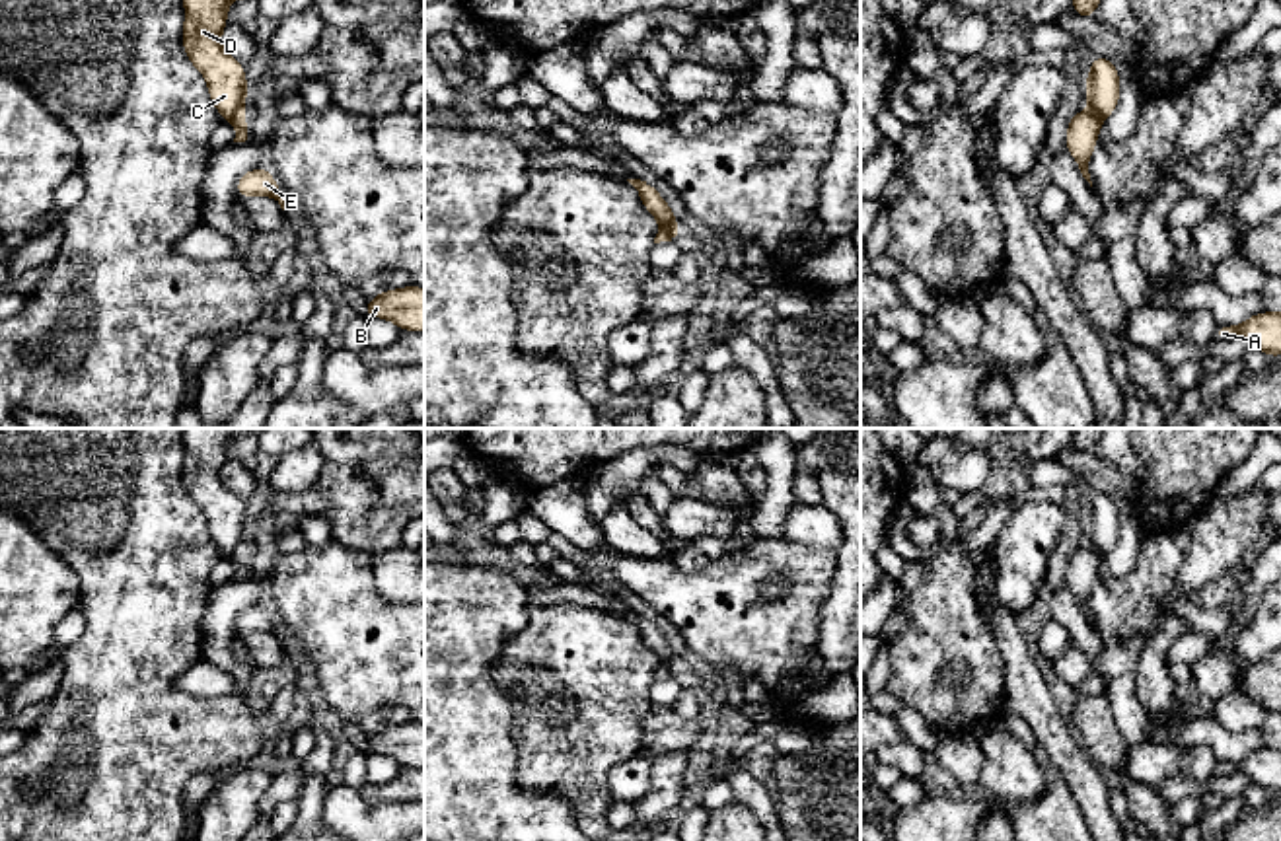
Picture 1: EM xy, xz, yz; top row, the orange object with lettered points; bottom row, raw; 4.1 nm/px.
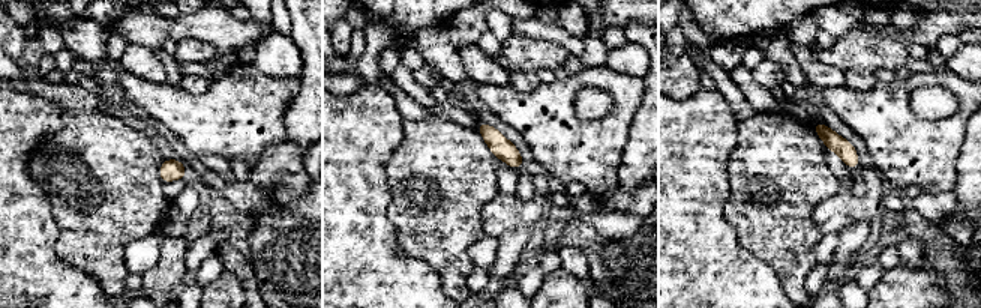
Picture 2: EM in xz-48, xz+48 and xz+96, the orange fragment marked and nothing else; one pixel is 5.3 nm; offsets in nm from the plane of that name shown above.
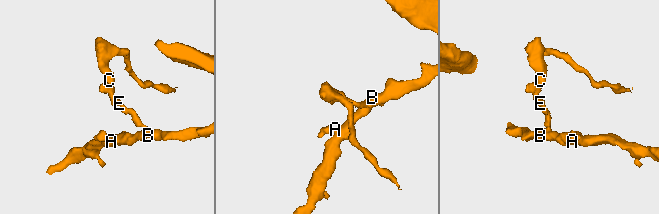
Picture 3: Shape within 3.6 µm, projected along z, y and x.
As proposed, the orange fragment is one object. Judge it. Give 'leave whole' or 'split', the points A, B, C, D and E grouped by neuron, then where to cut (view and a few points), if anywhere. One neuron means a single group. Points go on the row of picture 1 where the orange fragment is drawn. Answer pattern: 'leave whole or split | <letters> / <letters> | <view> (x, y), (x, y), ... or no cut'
split | A B E / C D | xz (660, 226), (678, 232)

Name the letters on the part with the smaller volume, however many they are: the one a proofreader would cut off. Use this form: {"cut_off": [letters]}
{"cut_off": ["C", "D"]}

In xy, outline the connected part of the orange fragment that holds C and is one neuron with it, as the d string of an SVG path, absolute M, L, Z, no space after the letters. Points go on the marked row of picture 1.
M183 0L183 49L206 78L208 95L224 121L245 117L245 68L222 45L232 0Z

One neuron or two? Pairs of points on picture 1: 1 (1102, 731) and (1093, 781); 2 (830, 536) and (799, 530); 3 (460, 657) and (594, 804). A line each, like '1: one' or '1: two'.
1: two
2: one
3: two

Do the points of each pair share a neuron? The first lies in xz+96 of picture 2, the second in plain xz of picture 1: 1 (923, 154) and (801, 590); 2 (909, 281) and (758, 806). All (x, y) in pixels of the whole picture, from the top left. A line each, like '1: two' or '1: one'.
1: one
2: two

